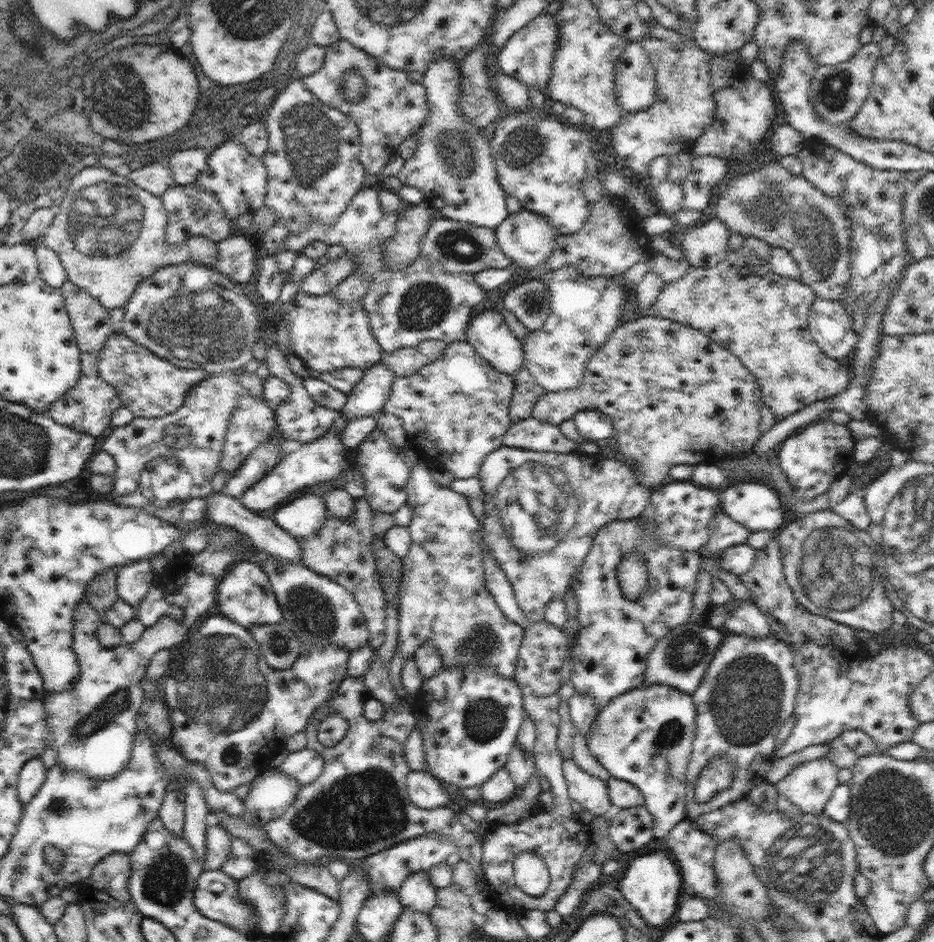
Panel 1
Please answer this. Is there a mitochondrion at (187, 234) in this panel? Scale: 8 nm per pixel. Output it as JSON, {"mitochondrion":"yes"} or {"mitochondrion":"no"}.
{"mitochondrion":"no"}

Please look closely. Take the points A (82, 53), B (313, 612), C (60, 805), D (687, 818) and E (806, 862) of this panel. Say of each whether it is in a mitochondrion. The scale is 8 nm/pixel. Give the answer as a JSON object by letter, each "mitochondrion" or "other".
{"A":"mitochondrion","B":"mitochondrion","C":"mitochondrion","D":"other","E":"mitochondrion"}

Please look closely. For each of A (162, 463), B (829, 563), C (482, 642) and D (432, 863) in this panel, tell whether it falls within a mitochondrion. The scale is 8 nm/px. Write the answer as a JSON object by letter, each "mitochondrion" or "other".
{"A":"mitochondrion","B":"mitochondrion","C":"mitochondrion","D":"other"}

